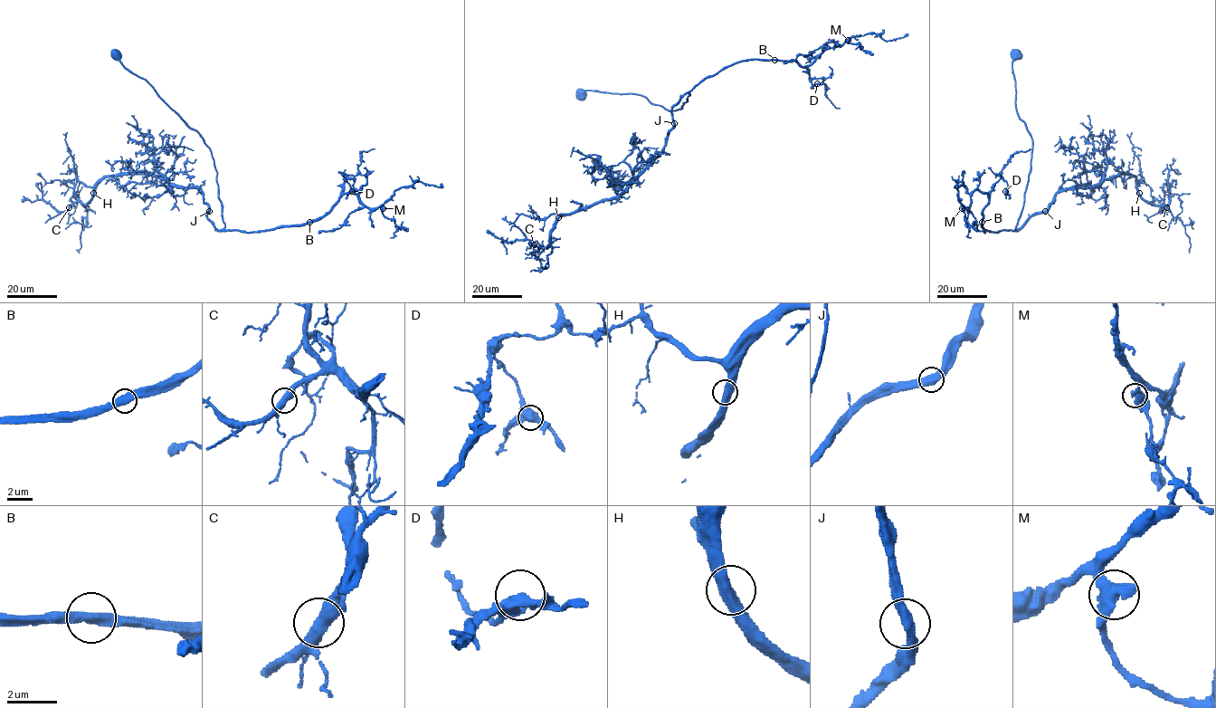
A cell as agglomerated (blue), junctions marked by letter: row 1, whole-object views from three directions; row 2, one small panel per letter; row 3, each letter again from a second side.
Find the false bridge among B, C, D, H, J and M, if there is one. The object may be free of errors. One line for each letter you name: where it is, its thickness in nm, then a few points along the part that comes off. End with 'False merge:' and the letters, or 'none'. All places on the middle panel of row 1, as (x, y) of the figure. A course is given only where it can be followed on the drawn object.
False merge: none

